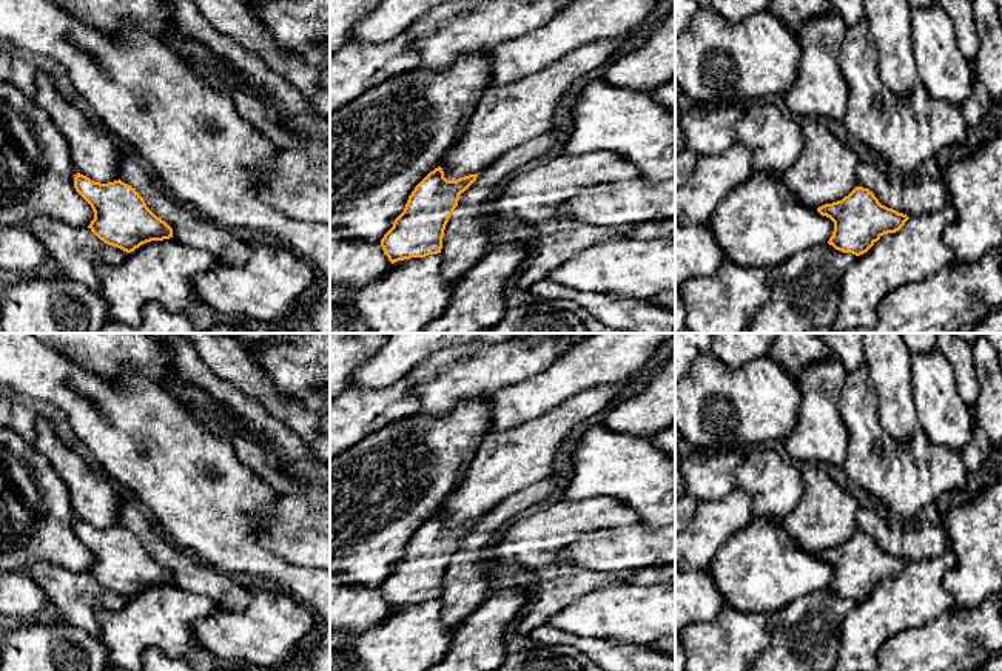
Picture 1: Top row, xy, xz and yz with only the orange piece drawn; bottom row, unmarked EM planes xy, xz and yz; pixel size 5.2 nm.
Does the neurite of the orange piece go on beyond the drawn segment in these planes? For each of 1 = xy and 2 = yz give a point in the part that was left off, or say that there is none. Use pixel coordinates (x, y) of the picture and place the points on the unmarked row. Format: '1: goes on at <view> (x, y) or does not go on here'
1: does not go on here
2: does not go on here

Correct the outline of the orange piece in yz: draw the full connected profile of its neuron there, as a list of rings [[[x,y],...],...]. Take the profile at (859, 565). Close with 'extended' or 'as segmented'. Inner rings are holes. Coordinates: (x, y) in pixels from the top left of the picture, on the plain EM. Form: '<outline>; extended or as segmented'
[[[856,532],[842,546],[817,554],[834,568],[828,589],[843,599],[860,602],[883,580],[899,577],[910,565],[906,560],[879,548],[873,537]]]; as segmented

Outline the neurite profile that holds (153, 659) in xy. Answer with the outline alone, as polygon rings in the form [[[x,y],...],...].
[[[157,648],[145,649],[140,671],[193,671],[188,660],[171,657]]]

